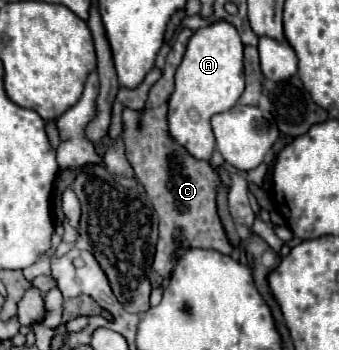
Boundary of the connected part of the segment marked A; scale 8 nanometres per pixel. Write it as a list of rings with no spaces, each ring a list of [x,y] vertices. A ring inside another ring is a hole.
[[[216,21],[194,31],[186,45],[182,63],[176,69],[176,89],[170,97],[170,135],[196,159],[210,159],[214,133],[210,117],[236,105],[244,91],[244,45],[238,31],[228,21]]]

